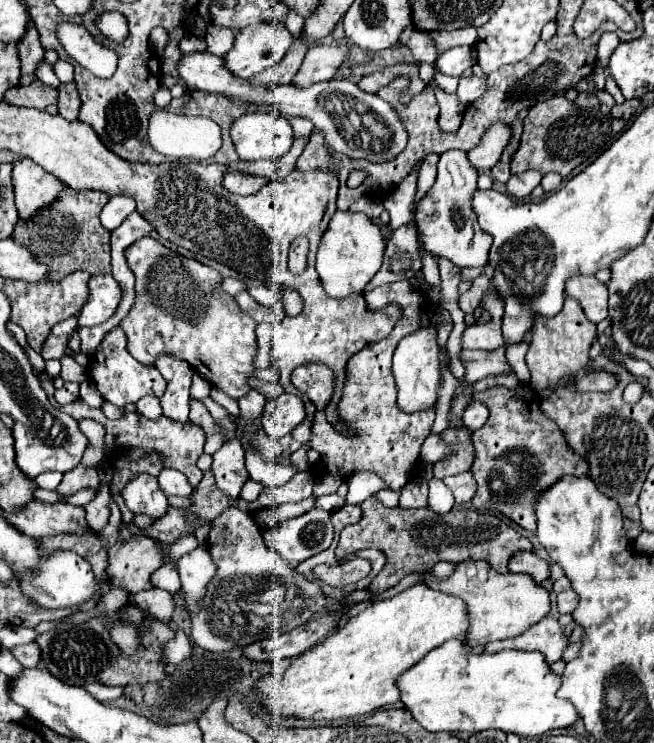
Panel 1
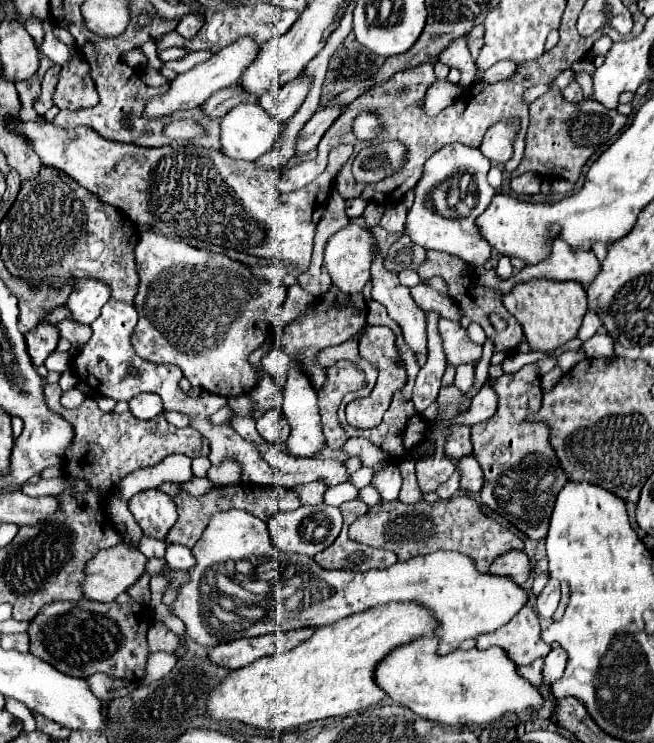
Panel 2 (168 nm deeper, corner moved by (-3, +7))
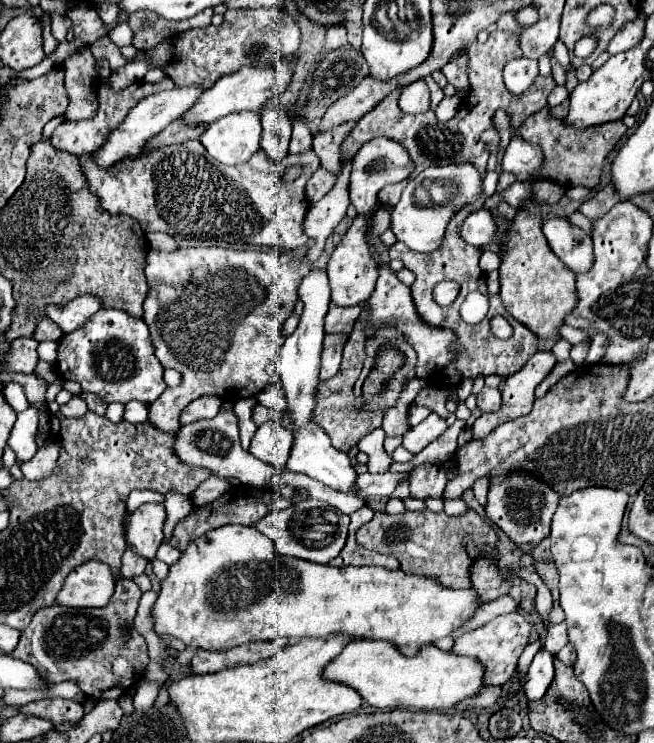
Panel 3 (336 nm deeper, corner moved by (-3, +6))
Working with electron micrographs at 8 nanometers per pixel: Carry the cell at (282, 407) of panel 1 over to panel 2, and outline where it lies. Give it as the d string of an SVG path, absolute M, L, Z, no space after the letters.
M267 410L263 418L257 420L257 430L261 438L269 444L285 444L289 438L291 426L287 424L287 418L281 416L277 410Z

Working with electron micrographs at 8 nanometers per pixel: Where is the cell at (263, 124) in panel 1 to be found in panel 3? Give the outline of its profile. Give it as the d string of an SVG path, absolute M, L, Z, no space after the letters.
M255 111L229 113L217 119L201 135L201 143L217 161L225 165L239 165L259 149L261 121Z

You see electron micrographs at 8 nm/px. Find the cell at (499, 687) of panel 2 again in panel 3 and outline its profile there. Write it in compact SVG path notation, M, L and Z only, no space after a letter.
M367 639L349 643L343 653L327 665L323 677L351 685L371 707L447 711L455 709L461 701L479 695L485 683L485 669L475 657L443 651L435 645L425 645L417 657L405 657L395 645L387 645L387 641Z

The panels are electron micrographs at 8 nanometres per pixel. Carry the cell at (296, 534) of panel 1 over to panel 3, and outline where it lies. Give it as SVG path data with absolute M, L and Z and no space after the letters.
M311 499L295 503L283 511L271 511L255 523L255 527L275 543L279 555L291 555L313 563L329 563L339 555L347 539L347 525L349 515L343 515L329 505L313 505Z

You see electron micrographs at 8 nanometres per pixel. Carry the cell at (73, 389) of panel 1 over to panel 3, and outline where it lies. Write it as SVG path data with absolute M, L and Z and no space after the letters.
M73 397L69 403L61 405L59 409L65 417L81 417L87 413L87 403L81 397Z

